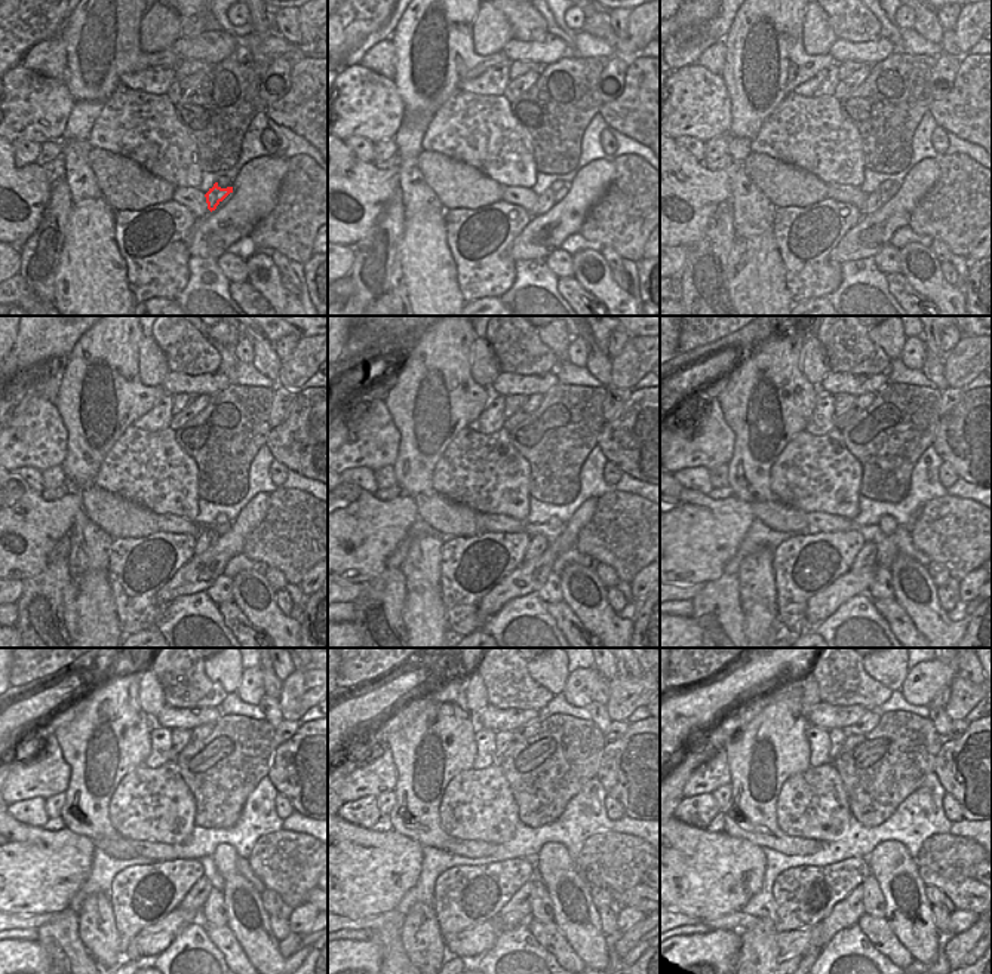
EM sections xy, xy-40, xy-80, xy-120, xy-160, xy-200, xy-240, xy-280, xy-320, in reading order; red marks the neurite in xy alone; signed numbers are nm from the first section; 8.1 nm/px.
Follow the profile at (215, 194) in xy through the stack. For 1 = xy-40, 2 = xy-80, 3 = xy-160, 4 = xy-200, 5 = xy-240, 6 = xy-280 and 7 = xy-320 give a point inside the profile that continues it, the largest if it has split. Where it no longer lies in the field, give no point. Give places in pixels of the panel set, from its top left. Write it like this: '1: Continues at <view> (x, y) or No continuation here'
1: Continues at xy-40 (546, 199)
2: Continues at xy-80 (874, 202)
3: Continues at xy-160 (537, 546)
4: Continues at xy-200 (866, 556)
5: Continues at xy-240 (197, 894)
6: Continues at xy-280 (516, 910)
7: Continues at xy-320 (845, 913)

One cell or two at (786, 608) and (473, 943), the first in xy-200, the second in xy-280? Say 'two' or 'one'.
two

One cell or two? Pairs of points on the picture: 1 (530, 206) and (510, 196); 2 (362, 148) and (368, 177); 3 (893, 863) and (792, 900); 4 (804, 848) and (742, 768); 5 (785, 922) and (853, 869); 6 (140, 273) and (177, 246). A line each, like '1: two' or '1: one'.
1: one
2: two
3: two
4: one
5: one
6: one

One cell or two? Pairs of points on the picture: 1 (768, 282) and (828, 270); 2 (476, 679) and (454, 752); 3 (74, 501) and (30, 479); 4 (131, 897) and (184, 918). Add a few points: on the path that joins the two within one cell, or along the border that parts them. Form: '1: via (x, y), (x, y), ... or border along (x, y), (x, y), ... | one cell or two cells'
1: border along (776, 245), (785, 267), (785, 286), (792, 300) | two cells
2: border along (470, 673), (467, 681), (467, 706), (478, 713) | two cells
3: border along (15, 473), (39, 492) | two cells
4: border along (178, 906), (141, 930) | two cells

